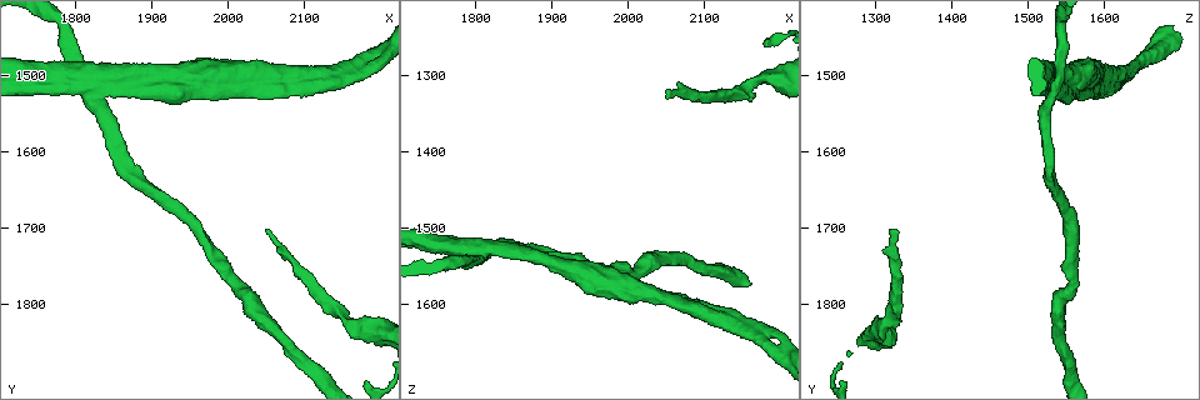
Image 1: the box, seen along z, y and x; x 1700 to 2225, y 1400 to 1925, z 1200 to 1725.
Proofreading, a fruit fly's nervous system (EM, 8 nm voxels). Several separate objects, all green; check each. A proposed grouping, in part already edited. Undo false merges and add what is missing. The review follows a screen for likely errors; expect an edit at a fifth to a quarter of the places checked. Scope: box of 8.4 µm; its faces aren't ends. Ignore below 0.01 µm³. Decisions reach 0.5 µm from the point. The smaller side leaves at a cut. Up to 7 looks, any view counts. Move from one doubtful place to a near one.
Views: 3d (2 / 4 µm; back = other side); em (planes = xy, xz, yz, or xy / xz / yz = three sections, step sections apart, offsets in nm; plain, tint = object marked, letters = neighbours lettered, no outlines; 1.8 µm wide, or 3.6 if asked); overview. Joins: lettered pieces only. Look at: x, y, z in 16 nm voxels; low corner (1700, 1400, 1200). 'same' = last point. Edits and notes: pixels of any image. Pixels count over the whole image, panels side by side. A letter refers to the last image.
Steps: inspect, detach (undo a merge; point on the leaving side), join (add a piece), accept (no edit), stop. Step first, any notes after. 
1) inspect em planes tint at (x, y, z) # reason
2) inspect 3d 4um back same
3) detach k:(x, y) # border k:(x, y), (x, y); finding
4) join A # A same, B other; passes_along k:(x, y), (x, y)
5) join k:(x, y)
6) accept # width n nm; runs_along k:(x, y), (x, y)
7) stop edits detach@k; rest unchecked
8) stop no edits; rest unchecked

inspect em yz step 4 letters at (2070, 1495, 1600) # arms part here

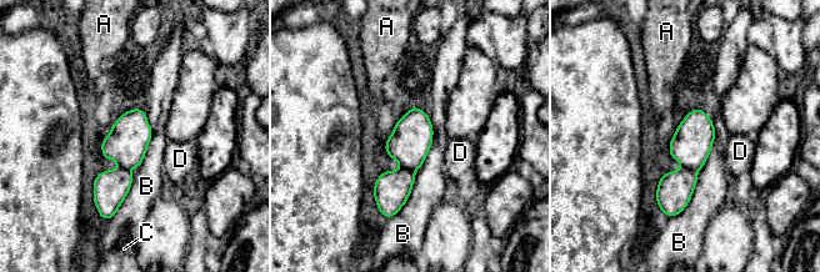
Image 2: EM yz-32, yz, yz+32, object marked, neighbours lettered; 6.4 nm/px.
inspect em planes letters same # cut it another way

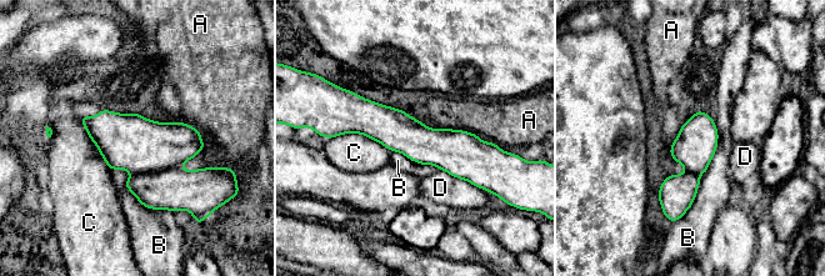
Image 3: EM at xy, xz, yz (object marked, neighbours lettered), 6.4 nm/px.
accept # longest_contact B 700 nm; A other, B other, C other, D other; border 3:(714, 120), (716, 151), (673, 222); continuous, no second neuron

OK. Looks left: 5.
inspect 3d 2um at (1830, 1500, 1530) # four-way junction

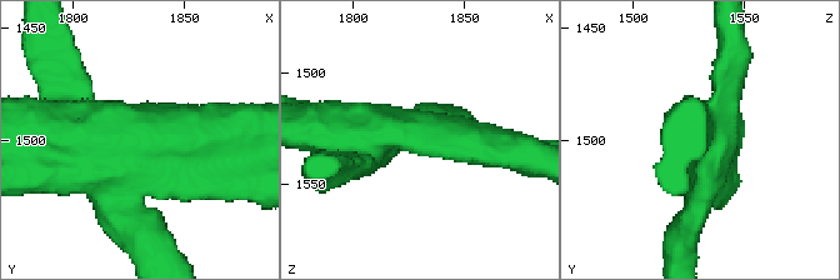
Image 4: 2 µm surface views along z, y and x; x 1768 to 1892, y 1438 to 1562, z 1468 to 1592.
inspect em planes letters at (1831, 1504, 1526) # arms 4; shape alone is not enough

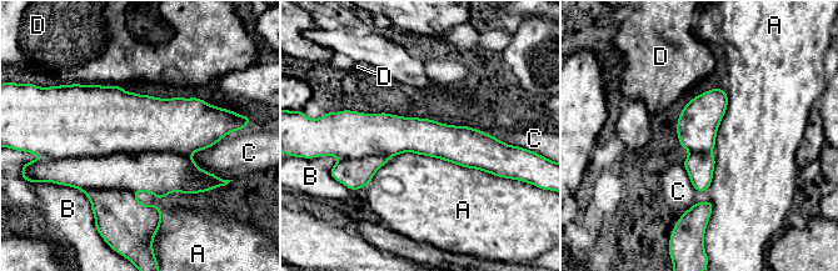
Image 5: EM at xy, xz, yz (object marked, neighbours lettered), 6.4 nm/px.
detach 5:(124, 222) # A other, B other, C other, D other; border 5:(84, 190), (126, 189), (133, 192); two neurons meet here

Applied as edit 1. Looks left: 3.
inspect overview

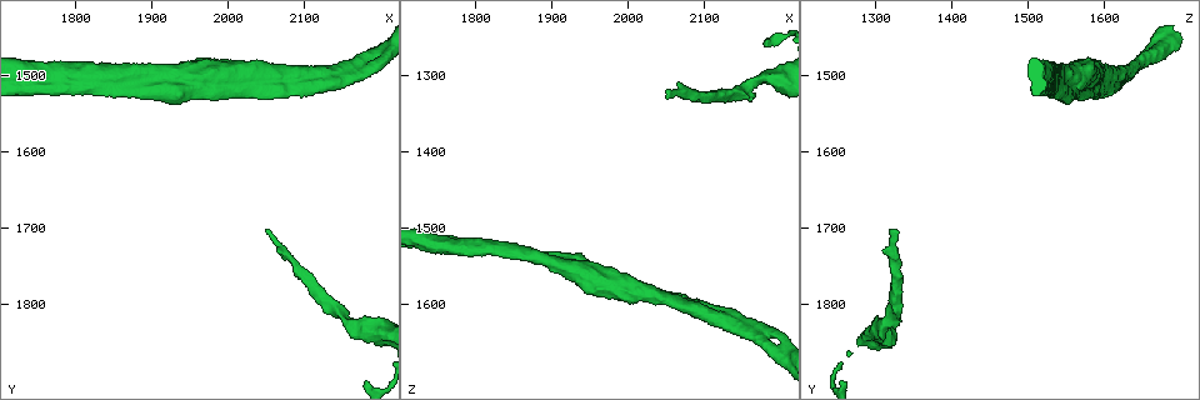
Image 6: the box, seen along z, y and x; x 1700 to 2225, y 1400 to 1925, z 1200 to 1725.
inspect em 3.6um planes tint at (1935, 1500, 1560) # arms run side by side

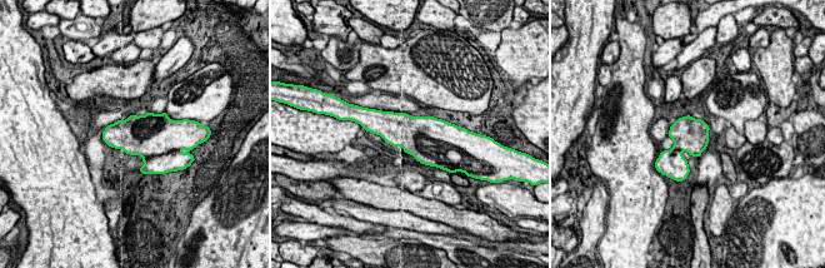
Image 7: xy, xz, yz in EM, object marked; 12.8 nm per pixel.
inspect em 3.6um planes letters same

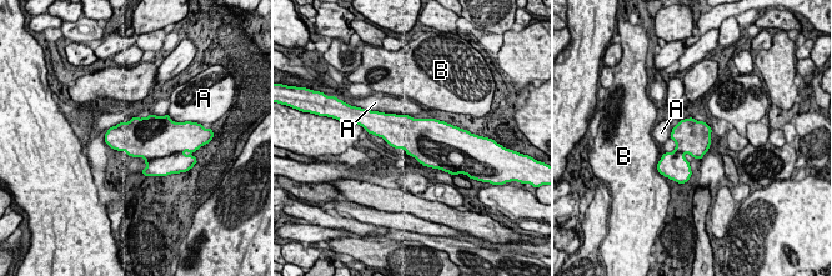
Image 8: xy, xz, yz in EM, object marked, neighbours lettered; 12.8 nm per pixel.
accept # A other, B other; border 8:(379, 111), (409, 116); one neuron here

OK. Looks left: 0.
stop edits detach@5; rest unchecked

